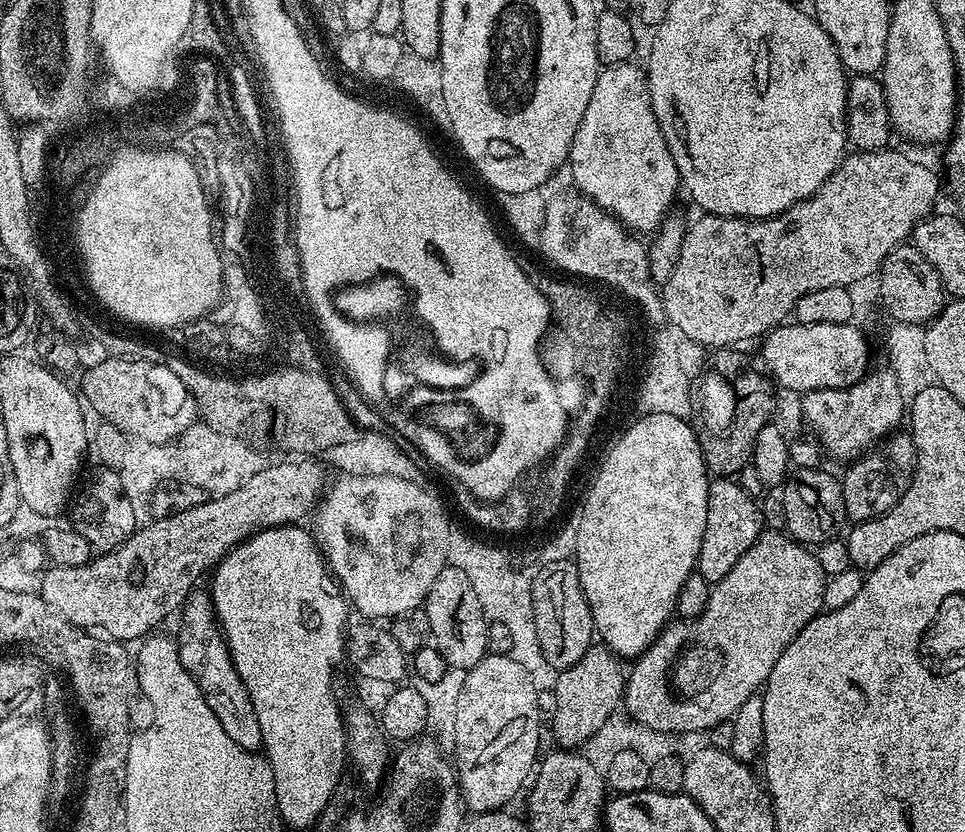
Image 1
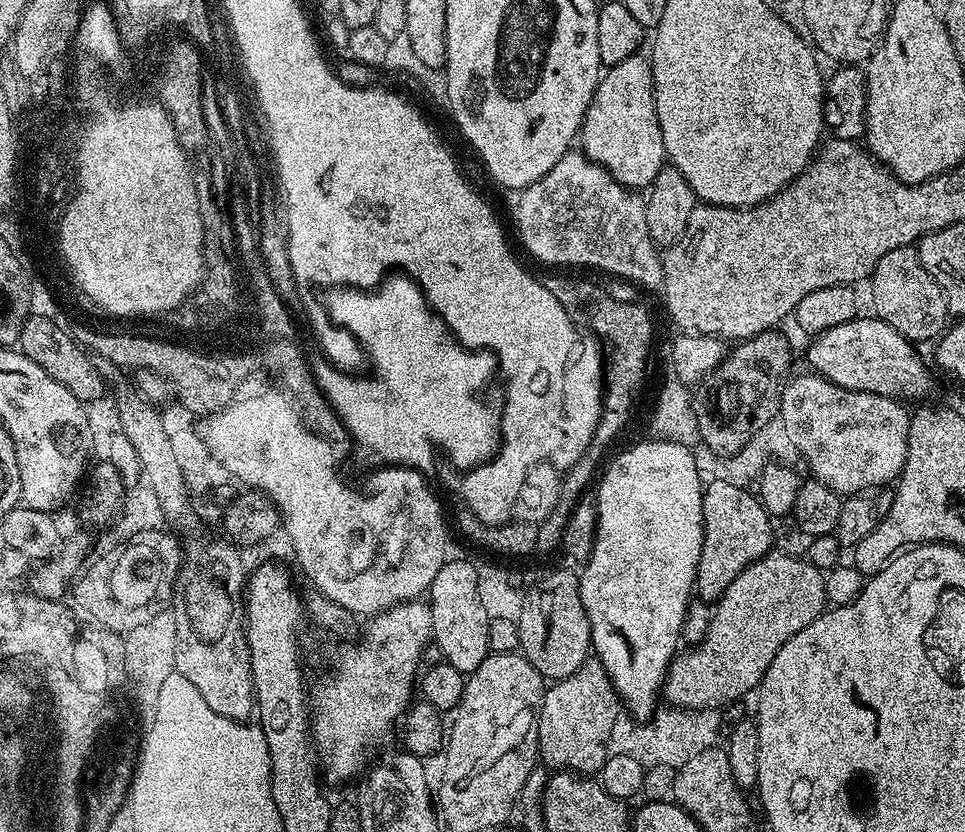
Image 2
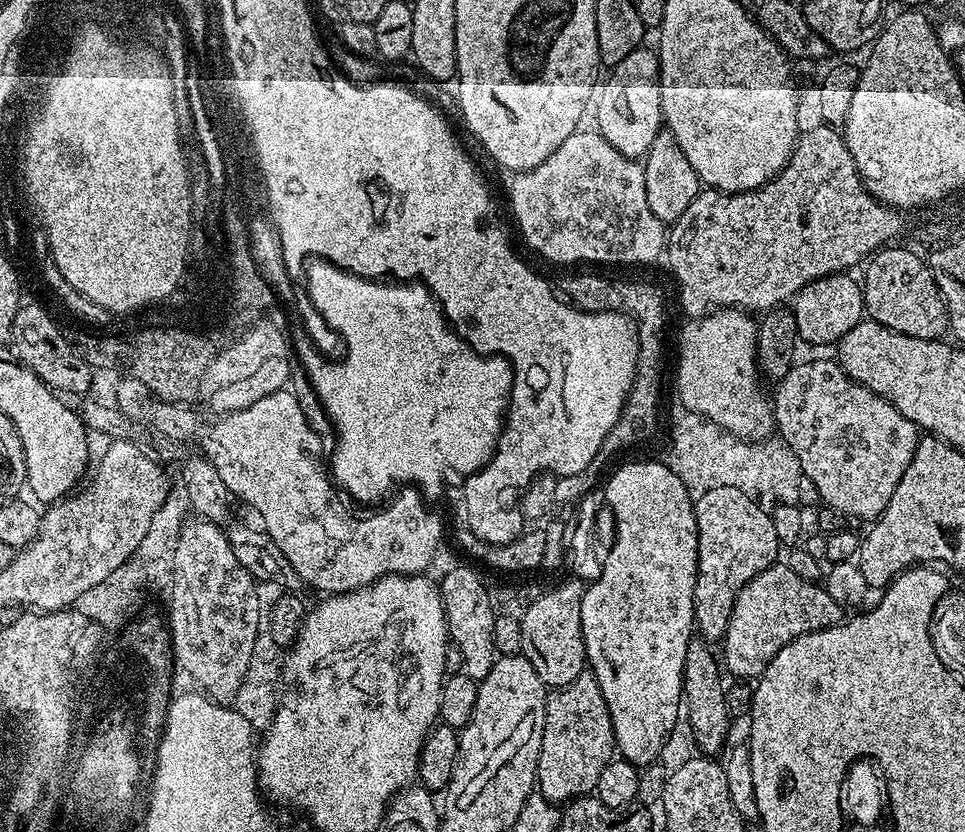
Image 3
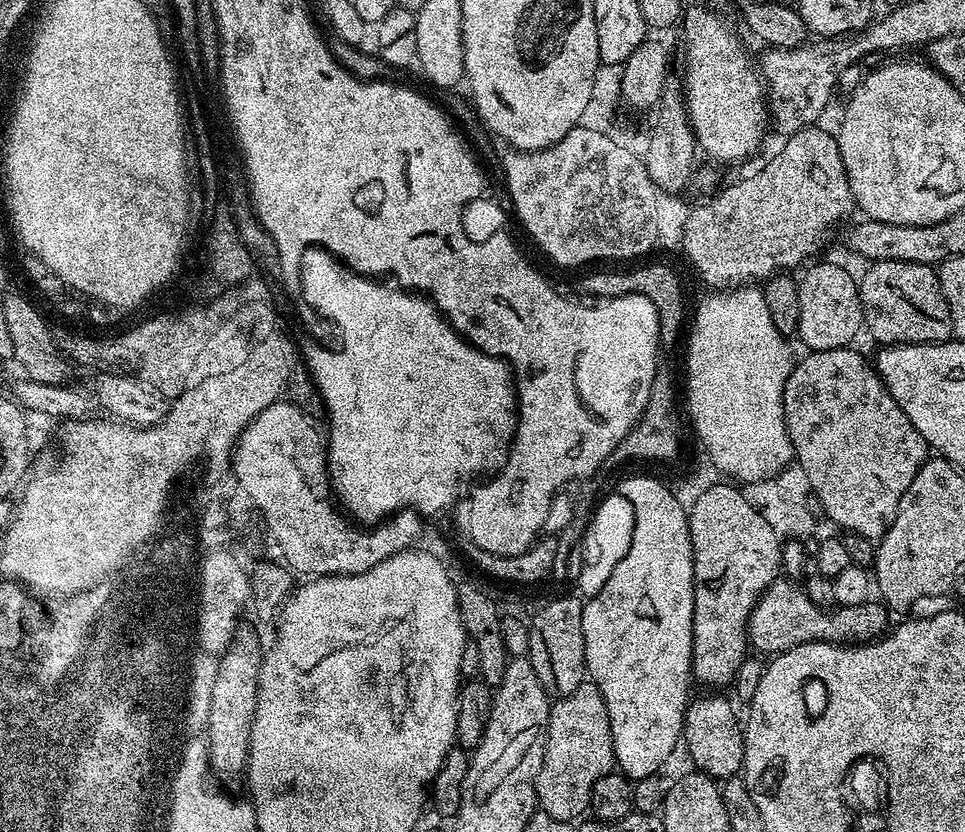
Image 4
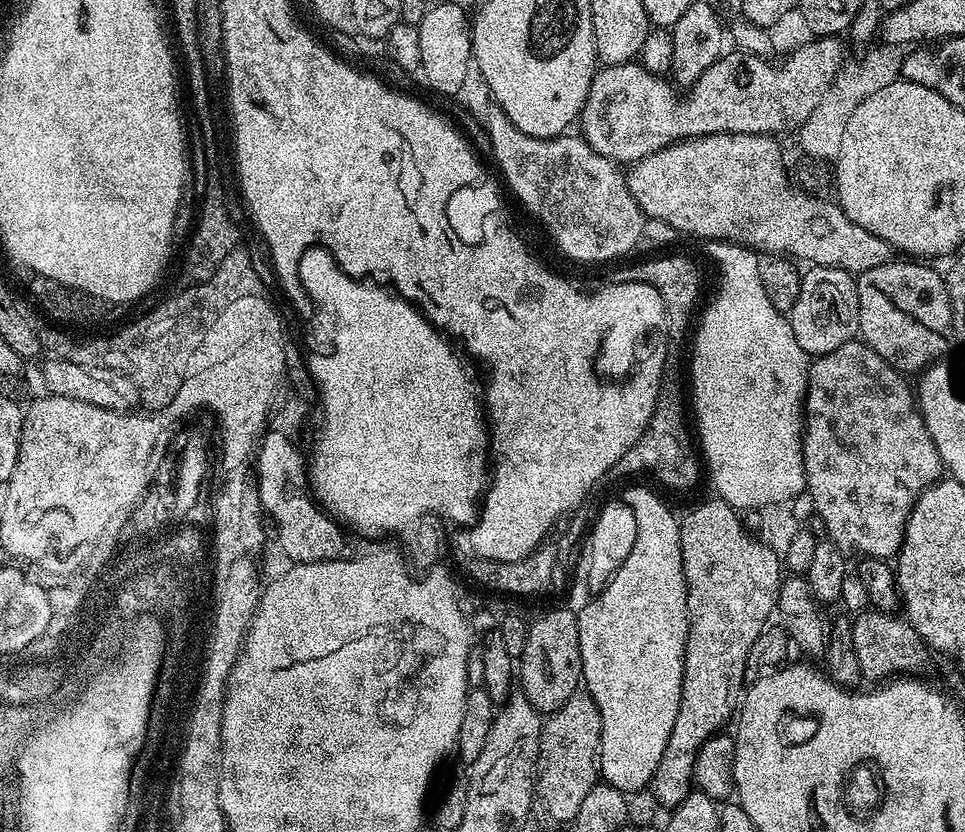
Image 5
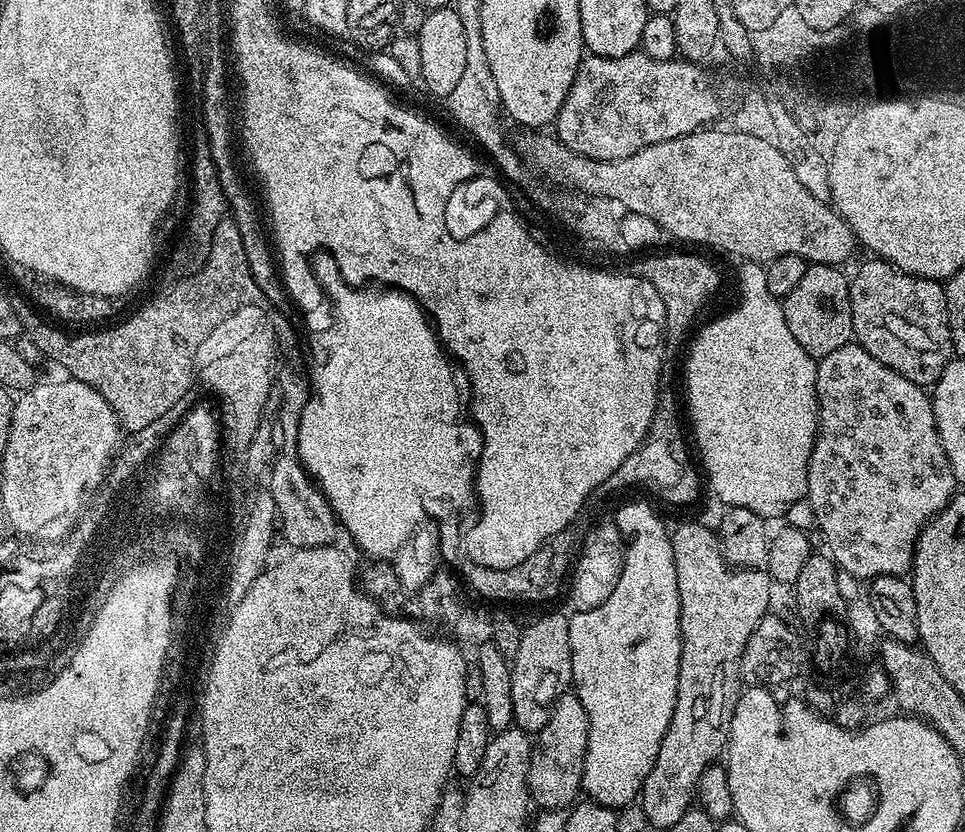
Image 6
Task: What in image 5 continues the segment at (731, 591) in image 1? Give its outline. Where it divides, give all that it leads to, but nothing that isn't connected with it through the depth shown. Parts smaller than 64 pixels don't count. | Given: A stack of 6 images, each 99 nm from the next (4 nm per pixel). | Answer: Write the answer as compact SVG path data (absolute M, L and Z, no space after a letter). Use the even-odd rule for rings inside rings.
M865 610L852 621L852 639L856 642L857 651L860 654L860 661L866 662L869 672L877 676L878 681L884 682L889 678L904 678L909 674L920 674L928 664L930 649L924 643L924 639L910 626L903 615L891 612L879 612L877 610Z

